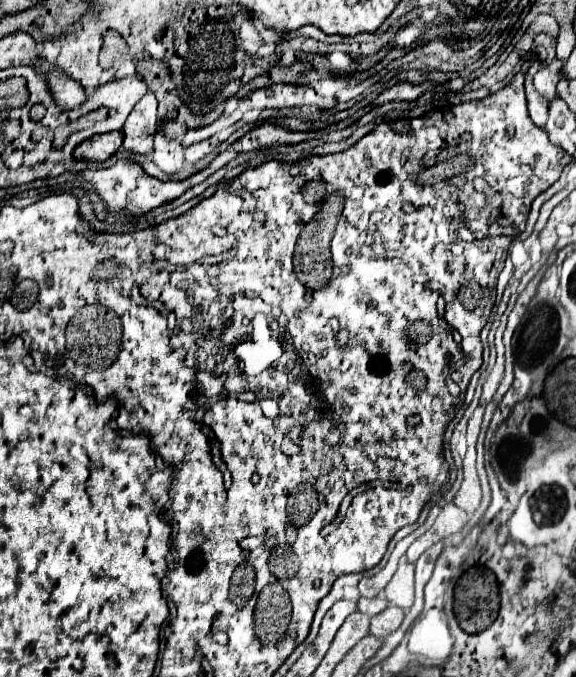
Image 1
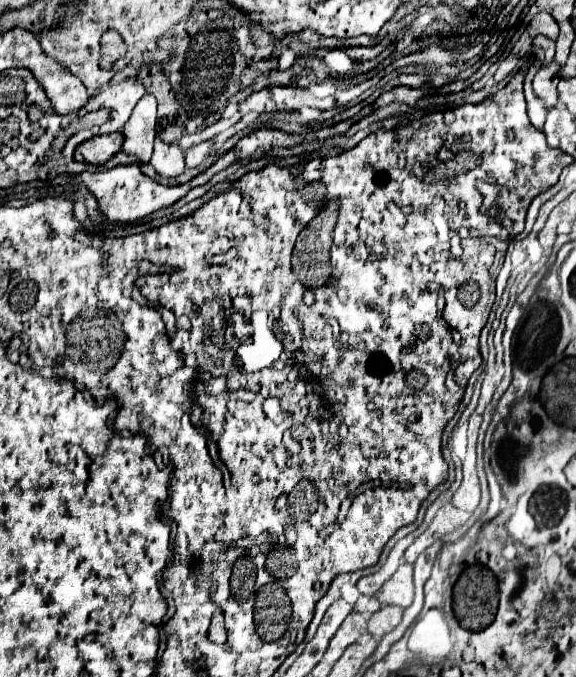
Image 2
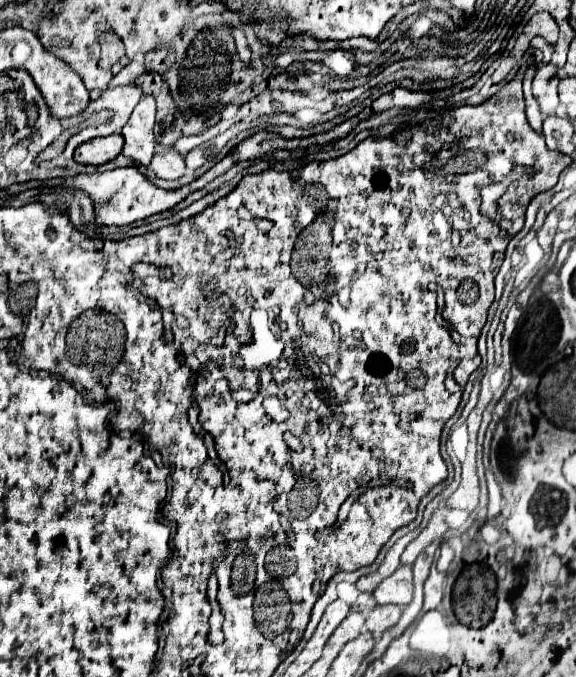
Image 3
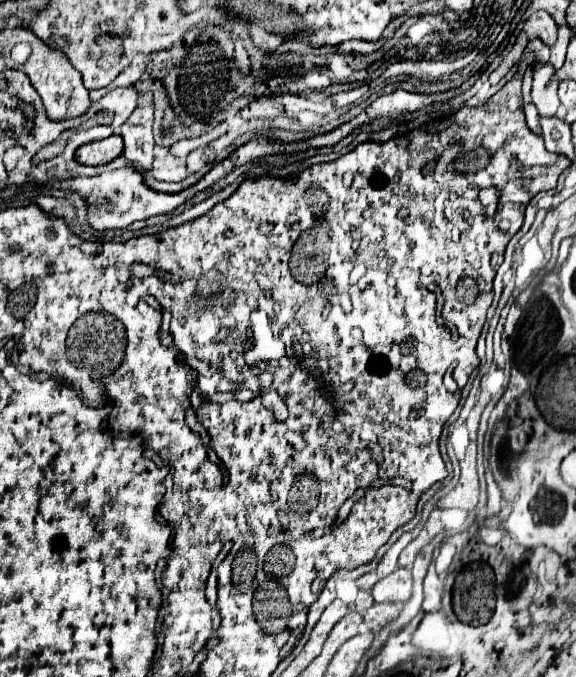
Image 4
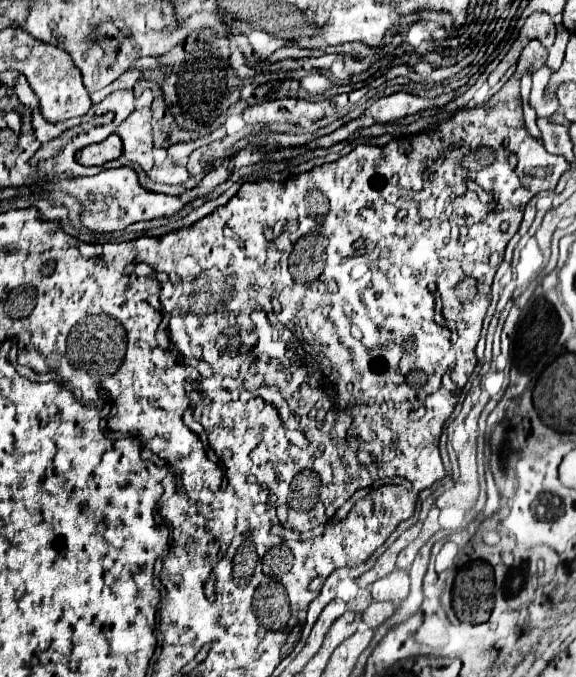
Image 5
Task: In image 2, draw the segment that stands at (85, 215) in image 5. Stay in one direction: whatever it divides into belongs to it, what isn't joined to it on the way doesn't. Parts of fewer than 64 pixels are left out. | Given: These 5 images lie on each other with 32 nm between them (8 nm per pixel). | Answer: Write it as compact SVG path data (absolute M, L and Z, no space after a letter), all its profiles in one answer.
M130 164L130 166L116 166L112 170L100 170L100 172L82 172L76 178L72 178L72 184L80 184L86 186L90 194L94 194L100 212L104 216L104 220L114 222L114 224L130 224L136 220L142 220L146 216L150 216L152 212L164 210L168 206L172 206L174 202L178 202L180 198L184 198L192 188L196 186L204 186L214 174L218 174L220 168L208 168L204 174L192 178L186 184L180 186L160 186L158 182L154 182L152 178L144 176L138 168L138 164Z

